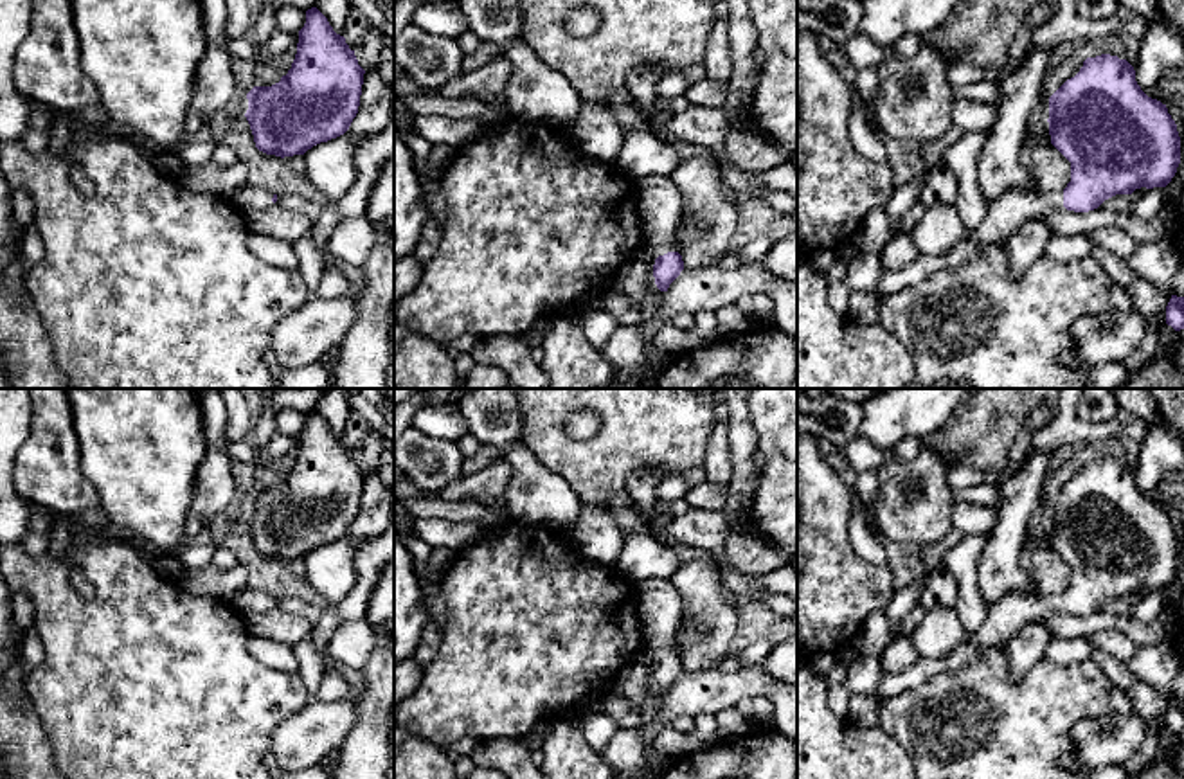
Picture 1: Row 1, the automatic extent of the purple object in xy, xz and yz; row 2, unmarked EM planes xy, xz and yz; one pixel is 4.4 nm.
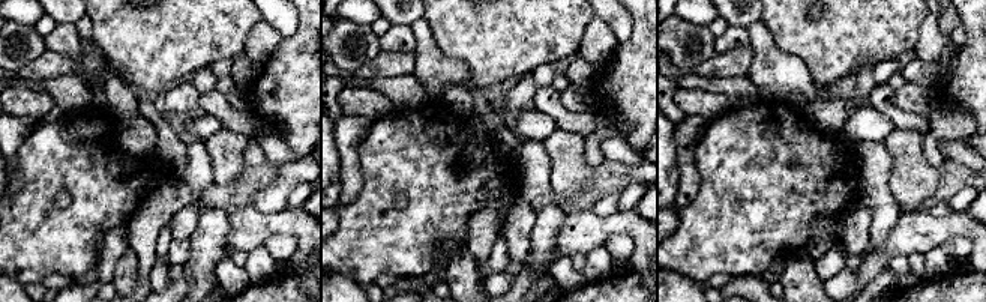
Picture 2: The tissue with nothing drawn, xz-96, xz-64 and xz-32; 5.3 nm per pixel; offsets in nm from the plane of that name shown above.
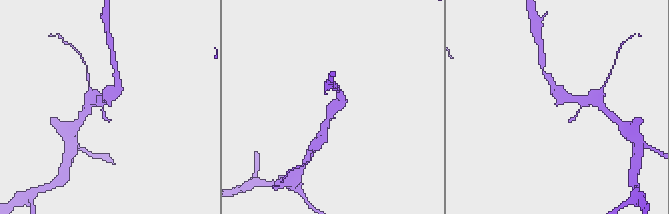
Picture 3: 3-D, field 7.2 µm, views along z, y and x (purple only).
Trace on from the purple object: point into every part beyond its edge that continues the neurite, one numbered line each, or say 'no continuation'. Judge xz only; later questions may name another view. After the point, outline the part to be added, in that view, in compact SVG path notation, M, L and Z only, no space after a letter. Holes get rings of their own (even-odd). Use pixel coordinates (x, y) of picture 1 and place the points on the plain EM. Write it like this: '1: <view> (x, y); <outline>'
1: xz (659, 607); M642 579L633 583L637 617L641 624L641 655L655 660L675 655L675 633L682 617L682 599L669 579Z

